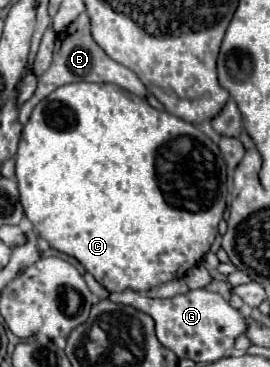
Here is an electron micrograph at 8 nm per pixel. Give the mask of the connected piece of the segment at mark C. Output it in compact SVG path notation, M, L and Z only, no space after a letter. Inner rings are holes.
M68 83L58 89L54 89L46 99L42 99L28 123L24 125L20 143L18 143L18 153L16 153L16 179L20 185L20 203L24 207L26 217L32 221L32 225L40 231L40 235L54 247L56 251L62 251L82 263L82 267L94 275L94 279L112 291L126 291L134 289L138 293L146 293L156 285L168 283L172 279L184 277L184 273L198 265L202 257L210 251L210 245L218 233L218 223L226 211L226 163L224 157L218 149L218 145L208 139L198 127L192 123L182 121L176 115L170 115L166 111L158 111L150 107L142 97L136 97L128 91L124 91L118 85L112 83Z

